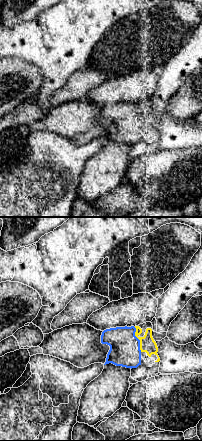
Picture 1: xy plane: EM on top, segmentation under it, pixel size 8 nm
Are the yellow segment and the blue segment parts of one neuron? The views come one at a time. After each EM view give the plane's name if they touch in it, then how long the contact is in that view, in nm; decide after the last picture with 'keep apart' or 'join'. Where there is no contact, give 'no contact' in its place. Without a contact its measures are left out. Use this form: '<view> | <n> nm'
xy | 200 nm

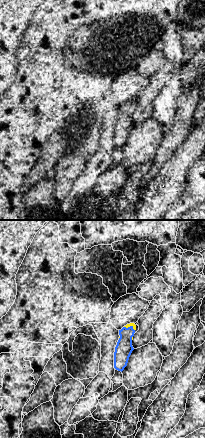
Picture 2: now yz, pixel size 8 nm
yz | 90 nm

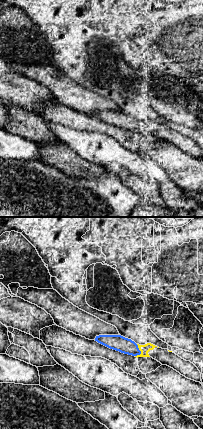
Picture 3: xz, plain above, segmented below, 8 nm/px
xz | 110 nm

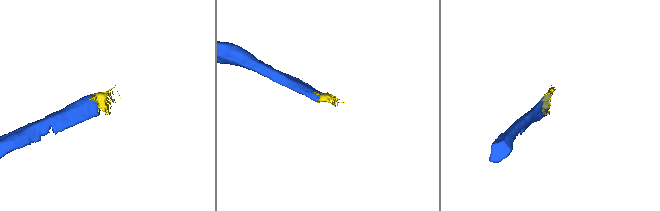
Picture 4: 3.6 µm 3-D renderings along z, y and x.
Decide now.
join

